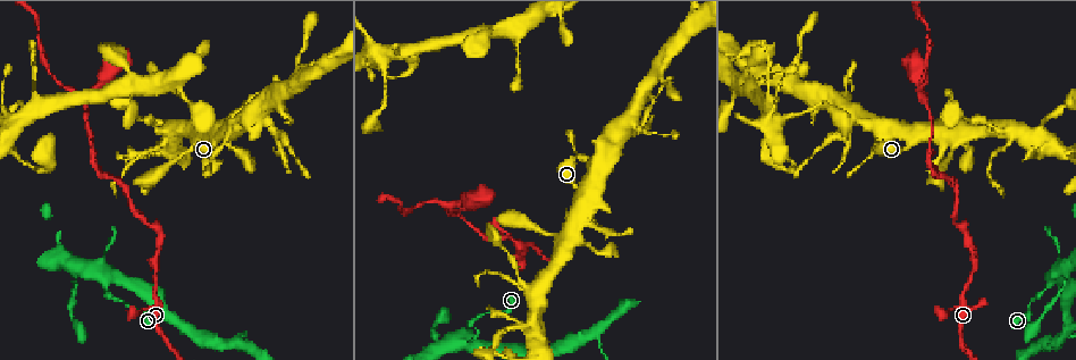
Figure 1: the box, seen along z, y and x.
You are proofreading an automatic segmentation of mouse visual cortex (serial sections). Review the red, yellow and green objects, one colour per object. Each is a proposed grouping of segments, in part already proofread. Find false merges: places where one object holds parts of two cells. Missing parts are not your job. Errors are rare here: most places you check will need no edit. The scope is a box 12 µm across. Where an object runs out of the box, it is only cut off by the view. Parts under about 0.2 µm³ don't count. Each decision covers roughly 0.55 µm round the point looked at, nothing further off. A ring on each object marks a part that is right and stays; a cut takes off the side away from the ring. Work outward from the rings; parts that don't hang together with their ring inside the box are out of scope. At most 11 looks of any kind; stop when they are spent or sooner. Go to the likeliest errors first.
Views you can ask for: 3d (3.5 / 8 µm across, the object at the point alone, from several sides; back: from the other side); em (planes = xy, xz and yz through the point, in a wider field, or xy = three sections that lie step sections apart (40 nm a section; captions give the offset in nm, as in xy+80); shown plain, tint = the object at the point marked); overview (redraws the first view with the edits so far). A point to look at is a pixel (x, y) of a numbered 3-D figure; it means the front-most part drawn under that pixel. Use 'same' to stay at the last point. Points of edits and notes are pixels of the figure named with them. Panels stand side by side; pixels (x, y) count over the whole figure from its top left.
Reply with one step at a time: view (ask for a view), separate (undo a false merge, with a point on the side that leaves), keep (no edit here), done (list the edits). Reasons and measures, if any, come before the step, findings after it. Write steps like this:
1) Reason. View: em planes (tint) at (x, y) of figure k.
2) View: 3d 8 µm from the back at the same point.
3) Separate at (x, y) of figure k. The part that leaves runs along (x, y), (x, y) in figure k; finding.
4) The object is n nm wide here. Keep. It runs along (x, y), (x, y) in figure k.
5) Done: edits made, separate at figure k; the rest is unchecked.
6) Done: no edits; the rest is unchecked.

Arms part here. View: 3d 3.5 µm at (449, 208) of figure 1.

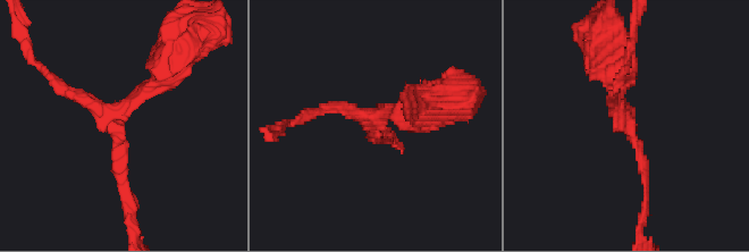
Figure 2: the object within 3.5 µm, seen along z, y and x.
The arms are 100, 150, 200 nm wide. Keep. It runs along (126, 206), (119, 111), (161, 80) in figure 2; all the same cell.

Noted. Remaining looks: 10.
Branch point. View: 3d 3.5 µm at (200, 140) of figure 1.

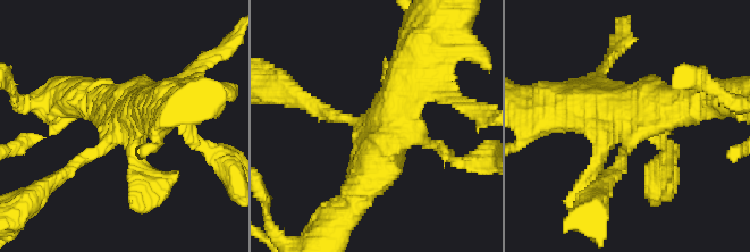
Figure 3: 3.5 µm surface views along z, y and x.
Now the EM. View: em xy step 3 (tint) at (128, 122) of figure 3.

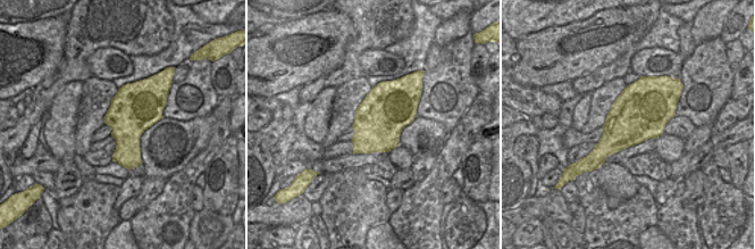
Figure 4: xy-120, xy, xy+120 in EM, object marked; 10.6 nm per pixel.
Keep. It runs along (412, 55), (395, 133), (356, 191) in figure 3; one cell here.

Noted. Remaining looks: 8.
A fork. View: 3d 8 µm at (1037, 140) of figure 1.

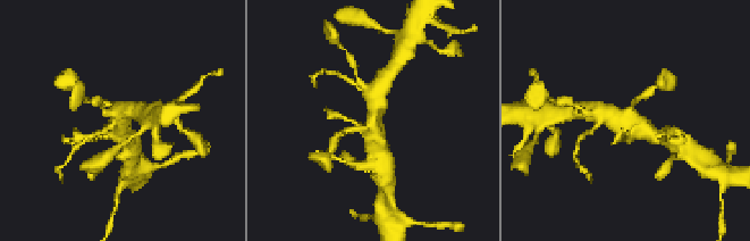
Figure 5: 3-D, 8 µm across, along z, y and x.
Now the EM. View: em xy step 1 (tint) at (627, 123) of figure 5.

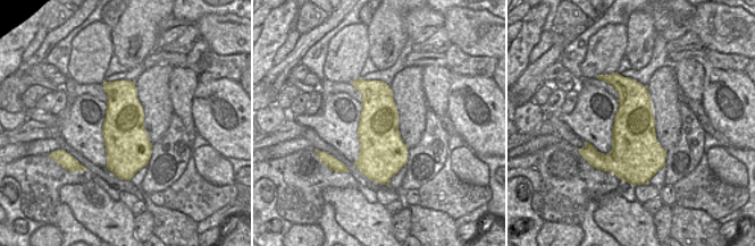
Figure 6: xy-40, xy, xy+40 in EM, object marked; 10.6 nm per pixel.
Keep. It runs along (597, 110), (655, 136) in figure 5; continuous, no second cell.

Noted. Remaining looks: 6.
Arms part here. View: 3d 8 µm at (104, 282) of figure 1.

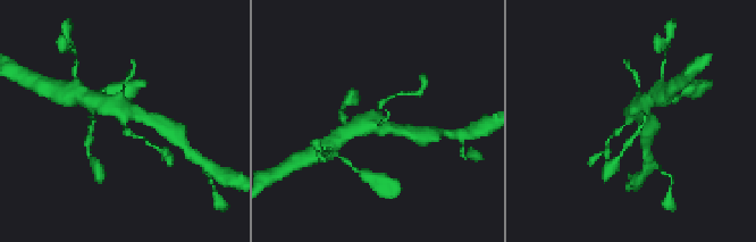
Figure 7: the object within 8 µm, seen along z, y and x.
Zoom in. View: 3d 3.5 µm at (125, 116) of figure 7.

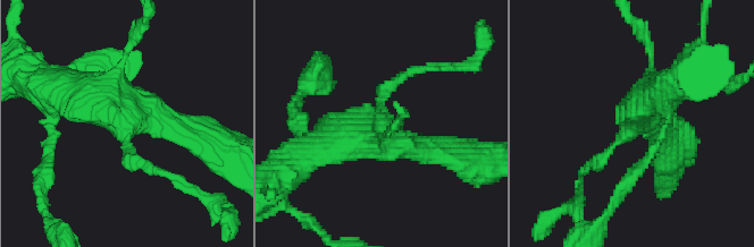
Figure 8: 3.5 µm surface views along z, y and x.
Need the tissue. View: em xy step 2 (tint) at (635, 126) of figure 8.

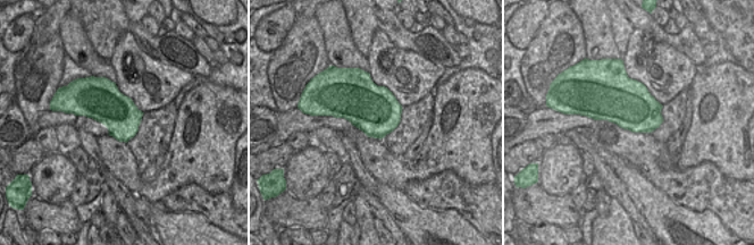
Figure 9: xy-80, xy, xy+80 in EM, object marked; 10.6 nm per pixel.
Keep. It runs along (585, 170), (641, 118), (667, 128) in figure 8; all the same cell.

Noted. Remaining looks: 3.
Done: no edits; the rest is unchecked.

